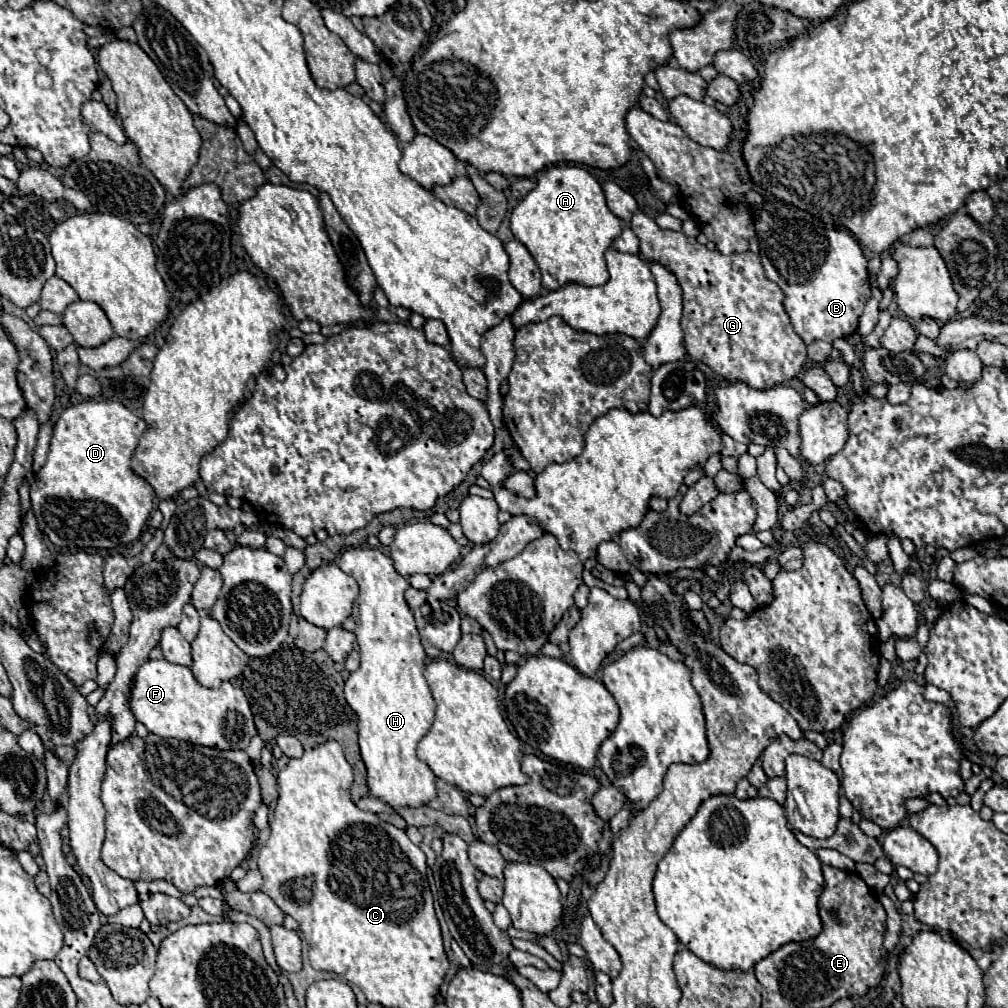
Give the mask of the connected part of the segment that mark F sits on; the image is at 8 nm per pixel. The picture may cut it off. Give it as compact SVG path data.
M156 660L156 662L144 662L138 672L132 678L130 686L130 700L128 706L138 722L142 722L150 732L154 732L160 738L178 738L200 746L220 748L220 750L246 750L250 744L250 738L256 734L250 704L244 696L244 692L230 682L222 682L218 688L204 688L194 676L192 670L180 664L172 664L168 660Z

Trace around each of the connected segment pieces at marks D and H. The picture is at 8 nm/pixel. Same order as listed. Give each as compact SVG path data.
M84 400L64 408L54 424L46 462L38 470L30 500L40 532L58 548L114 548L138 540L150 510L154 508L152 488L130 468L130 458L138 438L146 430L146 422L134 416L126 406L114 400Z
M346 550L338 568L352 576L360 588L356 600L359 616L356 617L354 634L360 646L360 668L350 674L344 684L346 702L358 716L358 744L360 756L366 764L366 782L374 798L386 802L392 808L420 808L438 796L434 772L416 758L416 744L430 730L434 720L434 698L422 676L426 664L426 652L420 644L420 634L414 624L414 614L404 600L404 590L410 586L406 578L396 574L394 562L380 550Z

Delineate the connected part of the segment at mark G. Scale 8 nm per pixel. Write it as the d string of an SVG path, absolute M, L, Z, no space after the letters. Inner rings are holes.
M634 212L632 232L640 240L640 254L670 268L682 286L682 332L692 360L704 362L728 382L744 382L756 390L796 378L806 362L806 344L796 336L782 306L784 292L764 276L760 256L746 250L722 254L708 250L684 232L662 230L644 212Z

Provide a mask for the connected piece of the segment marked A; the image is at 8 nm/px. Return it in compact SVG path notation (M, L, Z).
M550 166L540 172L536 188L514 208L510 218L510 228L514 236L530 250L534 256L540 272L542 272L542 286L546 290L560 290L570 282L582 286L602 286L608 282L608 270L604 252L620 238L622 220L616 218L604 200L604 192L596 178L580 166Z

